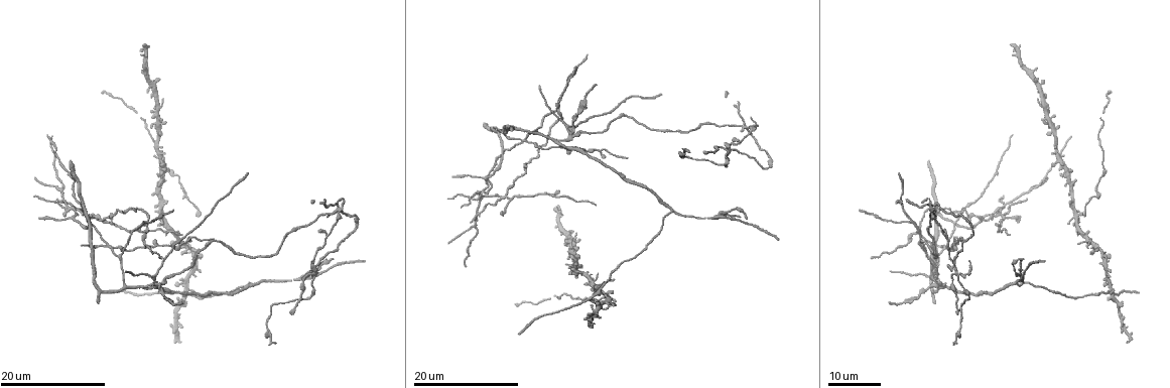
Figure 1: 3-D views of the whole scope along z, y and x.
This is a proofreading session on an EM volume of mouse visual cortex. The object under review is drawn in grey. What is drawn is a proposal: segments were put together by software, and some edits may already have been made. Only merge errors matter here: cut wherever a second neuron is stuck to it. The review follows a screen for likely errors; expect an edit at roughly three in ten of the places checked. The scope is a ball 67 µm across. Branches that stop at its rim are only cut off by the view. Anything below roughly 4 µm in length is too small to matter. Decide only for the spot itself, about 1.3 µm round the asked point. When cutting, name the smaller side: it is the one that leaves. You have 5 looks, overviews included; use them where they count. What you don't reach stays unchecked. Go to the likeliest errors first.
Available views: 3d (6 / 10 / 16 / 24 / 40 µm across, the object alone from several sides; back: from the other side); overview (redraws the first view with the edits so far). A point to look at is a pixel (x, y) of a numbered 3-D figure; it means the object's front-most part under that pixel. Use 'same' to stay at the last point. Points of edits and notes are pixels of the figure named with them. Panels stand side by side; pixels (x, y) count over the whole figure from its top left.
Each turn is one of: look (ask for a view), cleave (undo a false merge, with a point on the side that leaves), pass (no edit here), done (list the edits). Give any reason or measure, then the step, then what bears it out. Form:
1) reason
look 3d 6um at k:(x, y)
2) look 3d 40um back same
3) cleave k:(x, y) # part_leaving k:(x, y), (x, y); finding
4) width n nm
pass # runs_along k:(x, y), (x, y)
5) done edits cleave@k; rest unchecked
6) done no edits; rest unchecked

four or more arms meet
look 3d 24um at 1:(501, 151)

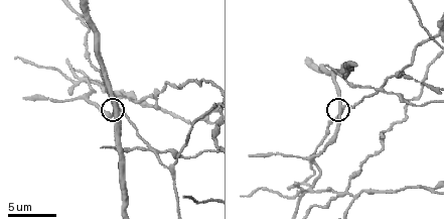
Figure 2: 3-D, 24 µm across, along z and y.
look 3d 10um at 2:(340, 109)

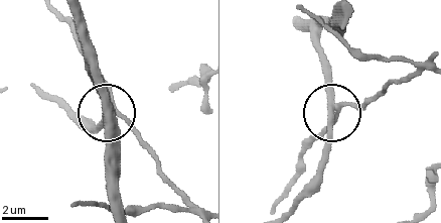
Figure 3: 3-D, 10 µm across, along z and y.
pass # runs_along 3:(425, 59), (366, 101), (338, 107), (332, 105), (328, 61); one neuron here

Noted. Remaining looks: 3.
sharp bend
look 3d 10um at 2:(314, 188)

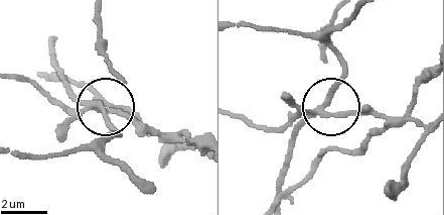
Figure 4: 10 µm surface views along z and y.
other side
look 3d 10um back at 4:(102, 106)

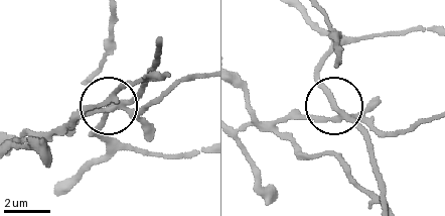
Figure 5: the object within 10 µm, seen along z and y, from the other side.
cleave 5:(144, 126) # part_leaving 5:(340, 117), (261, 121), (239, 83); two neurons meet here

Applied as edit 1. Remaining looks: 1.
four or more arms meet
look 3d 16um at 2:(159, 152)

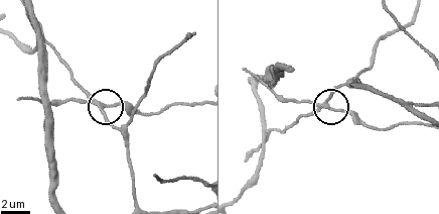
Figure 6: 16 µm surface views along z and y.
side_arm 23 um
cleave 6:(78, 101) # part_leaving 6:(102, 105), (129, 105), (158, 113), (176, 105), (201, 104); a second neuron is stuck on

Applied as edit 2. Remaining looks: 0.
done edits cleave@5, cleave@6; rest unchecked

